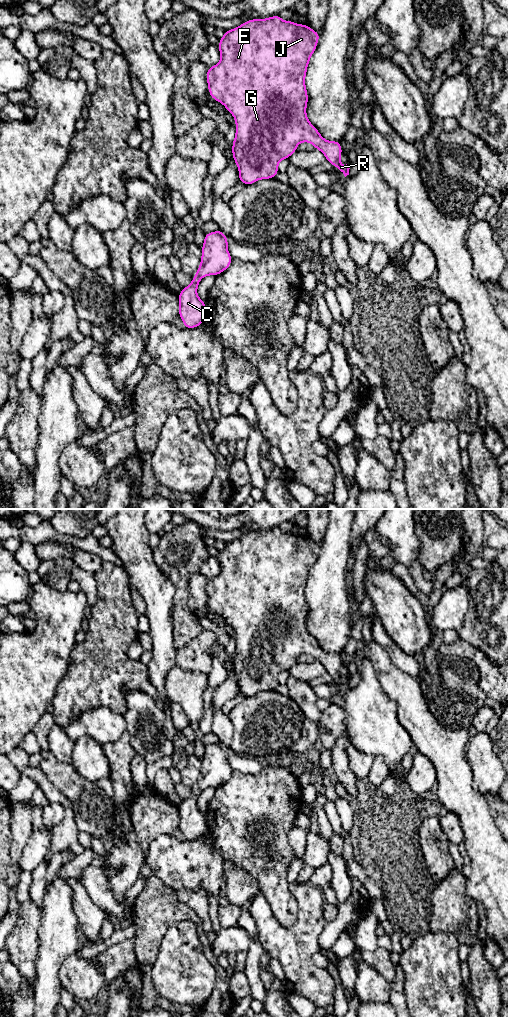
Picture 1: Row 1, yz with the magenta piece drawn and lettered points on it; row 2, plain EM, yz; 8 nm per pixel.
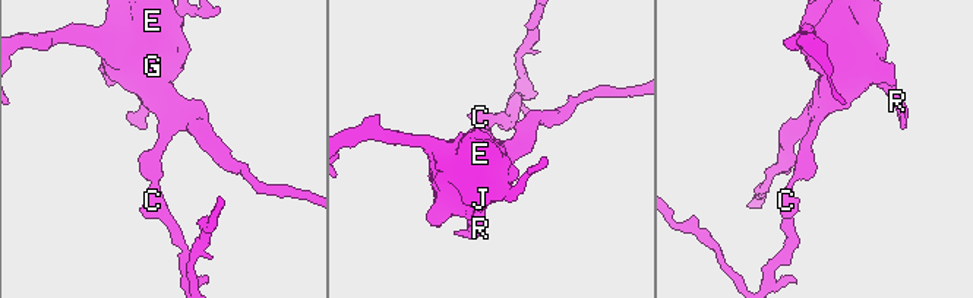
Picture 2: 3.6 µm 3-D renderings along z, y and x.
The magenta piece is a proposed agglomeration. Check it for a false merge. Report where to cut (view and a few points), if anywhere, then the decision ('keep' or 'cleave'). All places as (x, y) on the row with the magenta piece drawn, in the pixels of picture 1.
no cut; keep

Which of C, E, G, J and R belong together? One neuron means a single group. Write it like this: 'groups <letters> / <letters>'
groups C E G J R

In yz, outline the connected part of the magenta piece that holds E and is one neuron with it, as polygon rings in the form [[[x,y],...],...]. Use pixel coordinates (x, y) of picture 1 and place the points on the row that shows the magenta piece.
[[[279,14],[265,19],[251,19],[240,26],[226,30],[219,41],[221,59],[217,65],[208,67],[207,84],[209,95],[222,103],[233,115],[236,133],[232,144],[232,155],[238,166],[239,182],[251,185],[260,179],[271,179],[279,173],[278,163],[288,159],[297,151],[301,142],[309,142],[321,151],[328,163],[334,165],[346,177],[348,165],[340,163],[342,148],[340,141],[327,141],[307,119],[306,107],[308,93],[305,86],[307,66],[316,50],[320,33],[312,30],[307,24],[284,21]]]

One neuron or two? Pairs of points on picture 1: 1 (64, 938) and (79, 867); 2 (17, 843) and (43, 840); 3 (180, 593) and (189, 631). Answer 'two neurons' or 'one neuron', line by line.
1: two neurons
2: two neurons
3: one neuron

